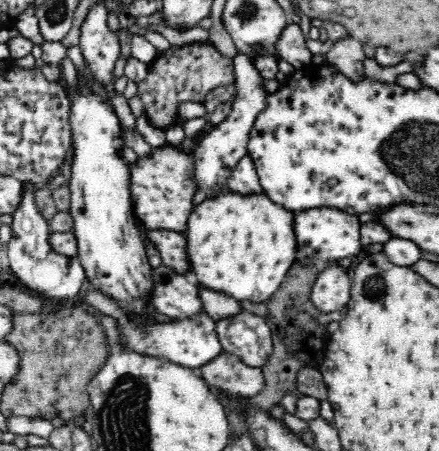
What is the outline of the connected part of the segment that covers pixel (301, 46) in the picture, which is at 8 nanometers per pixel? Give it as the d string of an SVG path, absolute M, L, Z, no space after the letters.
M290 22L288 28L282 33L277 47L279 56L296 68L306 65L313 56L306 45L300 26L293 22Z

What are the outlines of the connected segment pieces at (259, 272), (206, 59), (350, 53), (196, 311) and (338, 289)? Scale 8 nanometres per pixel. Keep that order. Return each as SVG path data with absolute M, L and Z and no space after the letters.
M231 193L198 204L186 228L190 272L202 288L222 292L234 300L268 302L297 260L292 214L267 197Z
M194 43L182 47L172 46L165 53L159 54L151 65L149 77L137 84L138 96L145 106L145 114L156 125L166 130L176 118L176 104L182 101L201 103L207 91L219 84L234 81L233 59L228 59L216 51L212 45Z
M344 39L335 42L327 52L326 60L352 82L361 83L366 79L370 79L364 71L366 54L362 46L363 43L358 42L356 39Z
M160 265L153 269L156 286L153 290L153 304L162 315L174 320L194 320L207 314L200 288L186 276L176 274L173 268Z
M332 264L322 267L311 288L310 298L320 314L342 309L351 297L351 275L342 267Z

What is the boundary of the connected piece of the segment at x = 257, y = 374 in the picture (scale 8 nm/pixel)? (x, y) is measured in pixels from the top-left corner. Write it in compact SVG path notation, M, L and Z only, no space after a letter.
M226 351L197 370L207 382L242 396L256 396L265 387L261 368L246 366L236 355Z

